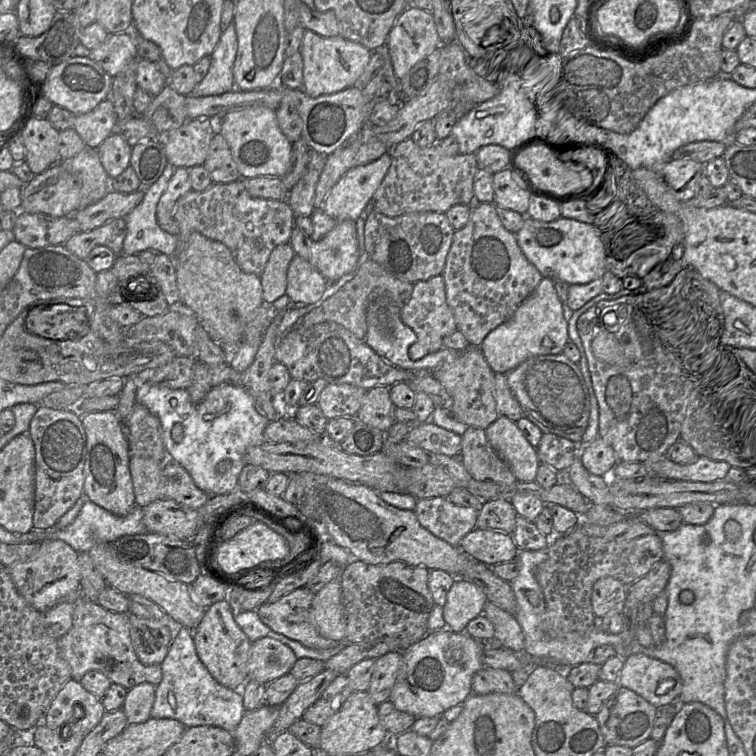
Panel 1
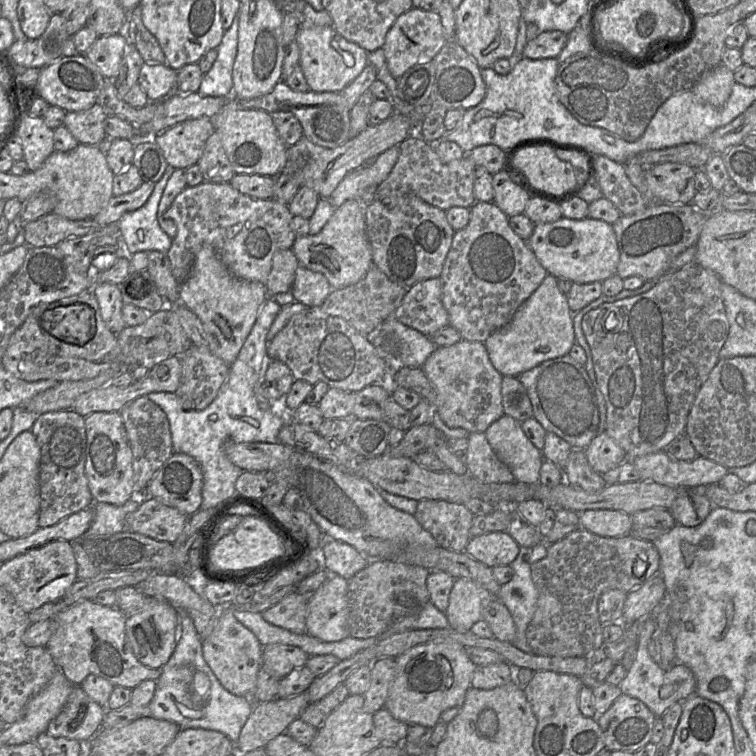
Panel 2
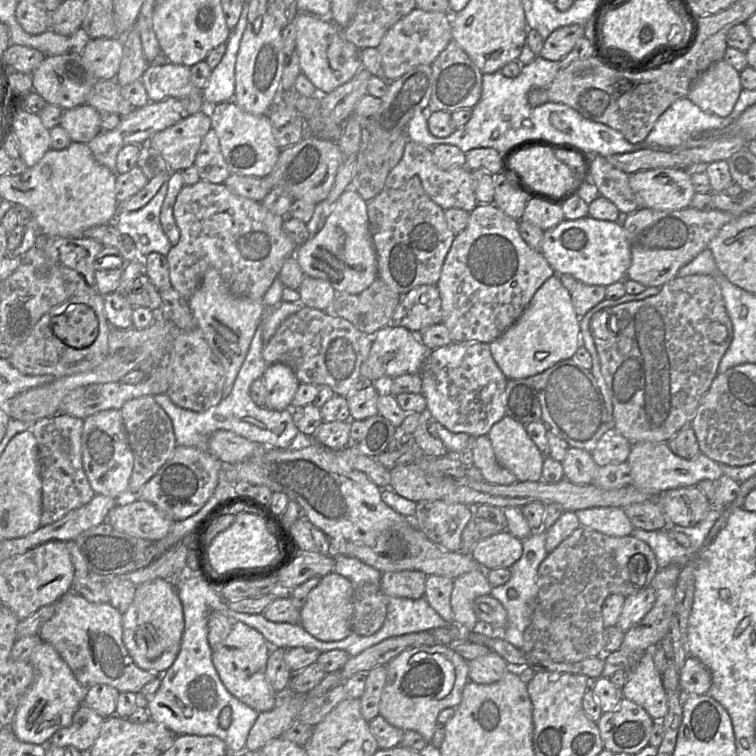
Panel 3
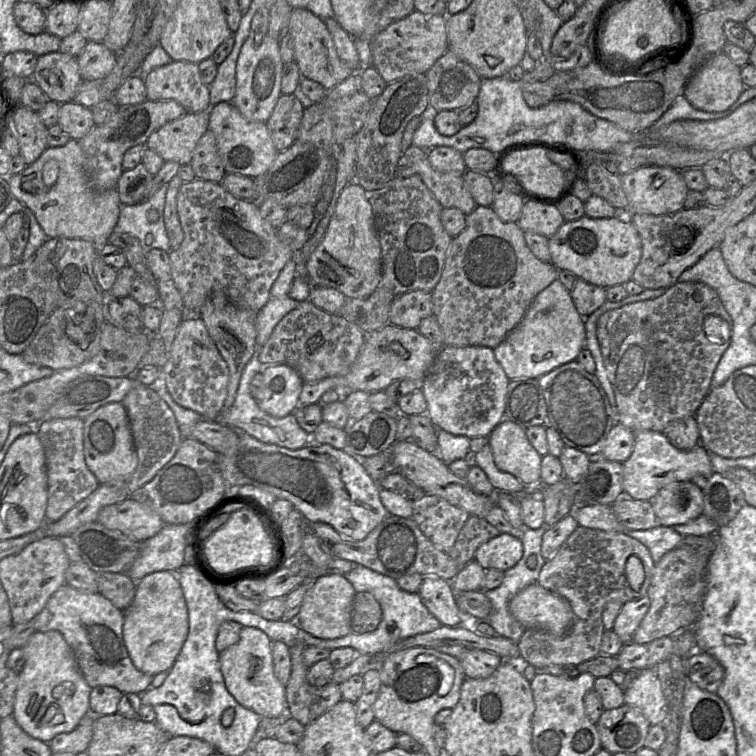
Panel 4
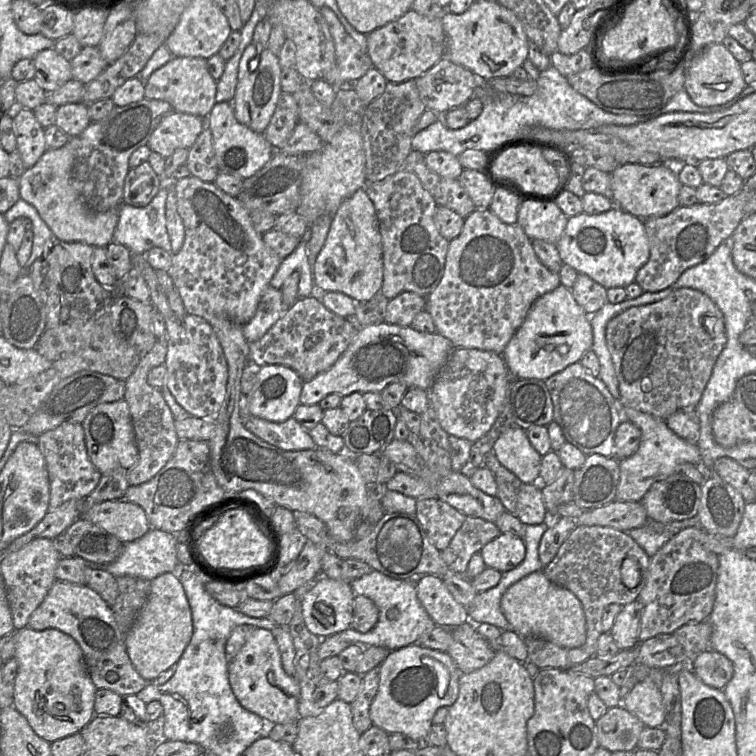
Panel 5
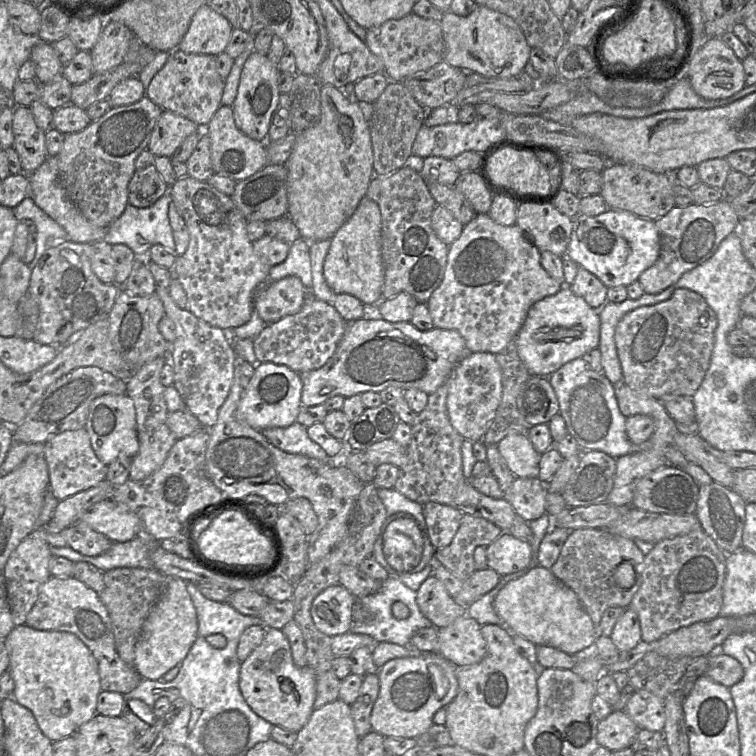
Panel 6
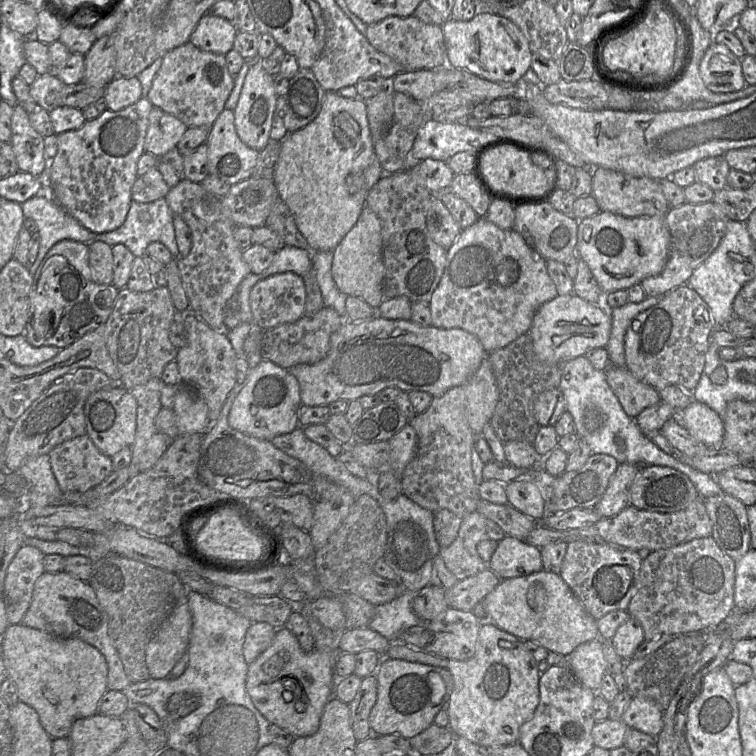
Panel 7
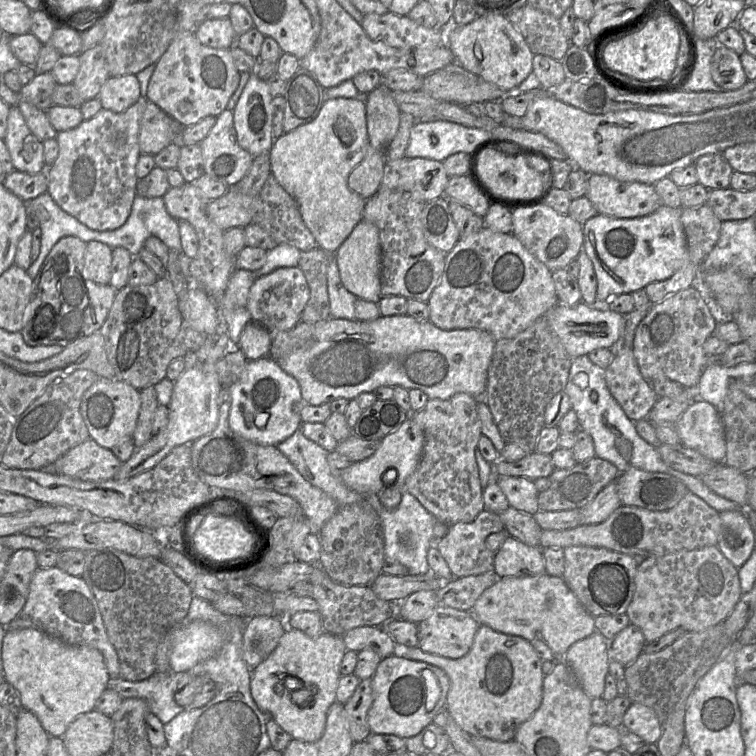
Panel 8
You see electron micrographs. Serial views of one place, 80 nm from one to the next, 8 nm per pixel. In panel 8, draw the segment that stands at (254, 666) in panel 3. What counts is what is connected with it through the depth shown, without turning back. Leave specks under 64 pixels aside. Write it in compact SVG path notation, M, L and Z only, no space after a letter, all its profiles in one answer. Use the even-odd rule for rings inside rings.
M287 627L273 652L251 670L251 695L258 708L267 715L267 721L269 718L273 718L293 739L303 742L318 741L325 730L327 711L336 701L337 685L342 676L340 663L346 650L342 636L323 631L318 637L312 638L300 630ZM311 686L316 687L316 693L311 701L305 701L301 704L303 690Z

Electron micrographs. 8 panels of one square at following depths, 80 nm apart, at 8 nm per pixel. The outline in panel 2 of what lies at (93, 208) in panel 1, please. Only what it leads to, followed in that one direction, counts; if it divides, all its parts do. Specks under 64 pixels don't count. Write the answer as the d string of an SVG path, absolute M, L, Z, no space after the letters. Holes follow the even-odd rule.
M143 182L136 190L112 196L108 204L93 218L100 226L116 223L128 212L142 207L153 192L154 182Z

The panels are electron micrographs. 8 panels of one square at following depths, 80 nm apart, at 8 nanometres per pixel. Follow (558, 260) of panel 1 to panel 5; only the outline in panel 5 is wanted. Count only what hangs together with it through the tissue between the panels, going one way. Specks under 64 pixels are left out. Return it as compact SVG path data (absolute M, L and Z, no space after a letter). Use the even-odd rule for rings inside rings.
M615 206L600 214L582 212L569 217L556 247L563 263L588 275L606 289L626 288L635 281L637 271L650 256L644 220Z

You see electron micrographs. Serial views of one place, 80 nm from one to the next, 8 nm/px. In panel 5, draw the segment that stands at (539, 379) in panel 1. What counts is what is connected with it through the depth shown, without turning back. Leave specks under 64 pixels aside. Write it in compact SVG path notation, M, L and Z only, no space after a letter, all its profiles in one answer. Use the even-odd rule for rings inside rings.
M580 362L567 366L544 382L554 407L553 421L561 427L566 441L585 455L615 457L615 433L623 418L618 410L618 402L605 383L598 376L590 374Z

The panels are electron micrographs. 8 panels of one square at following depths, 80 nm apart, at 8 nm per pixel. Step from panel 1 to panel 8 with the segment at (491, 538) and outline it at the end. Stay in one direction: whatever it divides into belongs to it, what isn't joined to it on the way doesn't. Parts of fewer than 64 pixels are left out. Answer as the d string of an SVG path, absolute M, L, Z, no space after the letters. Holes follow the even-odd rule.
M509 536L495 554L494 571L500 578L543 574L543 550Z

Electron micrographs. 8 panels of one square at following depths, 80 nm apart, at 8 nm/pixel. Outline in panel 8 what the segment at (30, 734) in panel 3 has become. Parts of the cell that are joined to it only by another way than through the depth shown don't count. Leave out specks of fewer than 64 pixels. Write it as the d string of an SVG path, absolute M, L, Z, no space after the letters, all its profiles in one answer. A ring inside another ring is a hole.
M33 628L6 630L2 643L2 663L5 681L18 691L22 707L37 717L50 737L62 737L77 716L94 710L110 679L104 656L96 648L71 645Z

